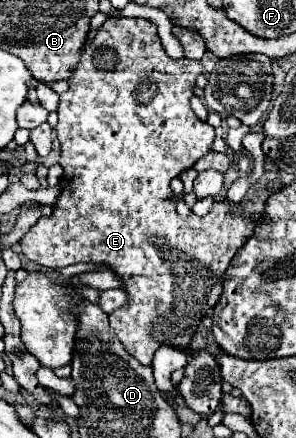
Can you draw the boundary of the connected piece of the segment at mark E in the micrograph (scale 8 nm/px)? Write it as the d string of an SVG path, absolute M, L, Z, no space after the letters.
M107 19L103 23L103 27L97 33L89 35L89 45L83 49L83 59L81 65L77 65L77 69L73 71L73 81L69 81L69 91L65 91L61 95L61 103L59 103L59 123L57 123L57 139L61 143L61 167L63 167L63 177L59 183L59 191L61 195L57 197L55 205L53 205L53 213L51 217L41 217L23 237L21 237L21 247L27 259L47 267L47 269L57 269L57 267L65 267L65 265L75 265L75 263L103 263L107 265L123 283L123 291L129 295L127 305L123 309L115 309L113 313L109 313L109 325L113 327L113 331L117 333L119 341L123 343L123 347L127 349L127 353L131 357L135 357L141 365L151 365L155 351L161 345L171 345L171 347L179 347L179 349L189 349L191 345L191 337L197 331L197 325L201 323L201 319L205 315L211 313L211 309L219 303L221 291L223 291L223 277L225 271L233 259L233 255L245 245L245 241L249 237L253 237L255 233L255 221L251 221L241 205L233 205L227 199L221 199L217 203L213 203L211 211L205 217L197 217L195 221L183 221L177 215L175 209L175 201L173 201L173 191L169 187L171 179L181 175L185 169L193 167L197 159L201 159L203 155L209 153L209 147L213 143L215 137L215 129L203 121L197 119L197 115L193 113L189 99L193 97L193 87L195 87L195 79L197 75L201 75L201 63L193 61L193 59L179 59L173 61L167 57L159 37L157 37L157 25L153 25L147 19Z

